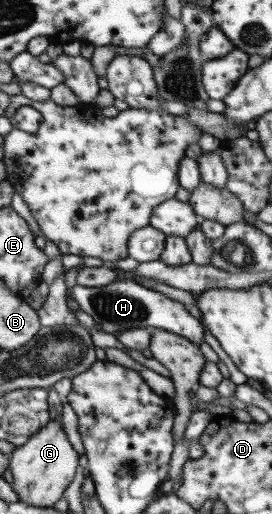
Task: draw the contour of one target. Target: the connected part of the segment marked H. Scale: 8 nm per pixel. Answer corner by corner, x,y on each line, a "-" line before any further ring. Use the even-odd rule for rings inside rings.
119,280
104,287
74,285
69,295
78,302
84,313
92,316
94,323
101,323
106,333
117,335
126,329
156,328
180,335
198,347
205,341
203,323
193,317
185,305
169,299
162,293
147,289
134,280

